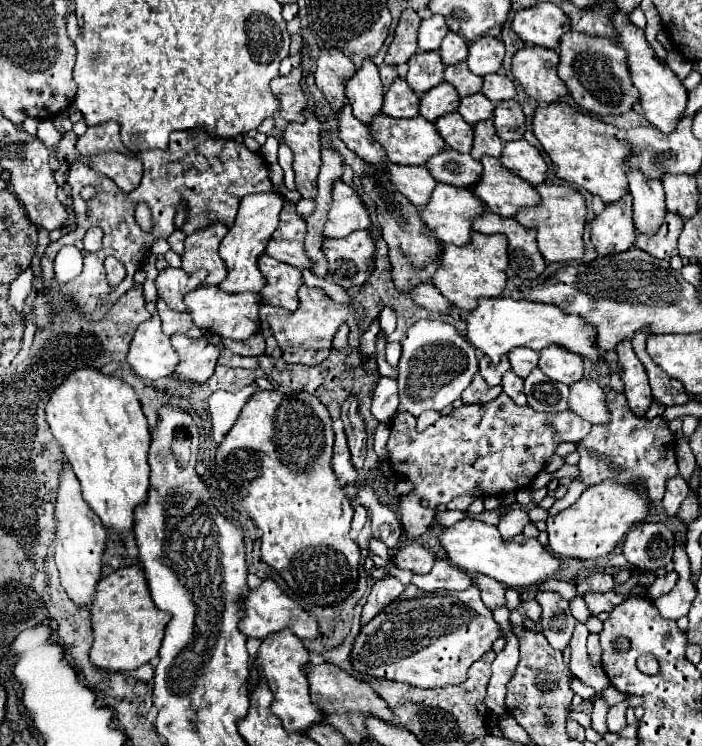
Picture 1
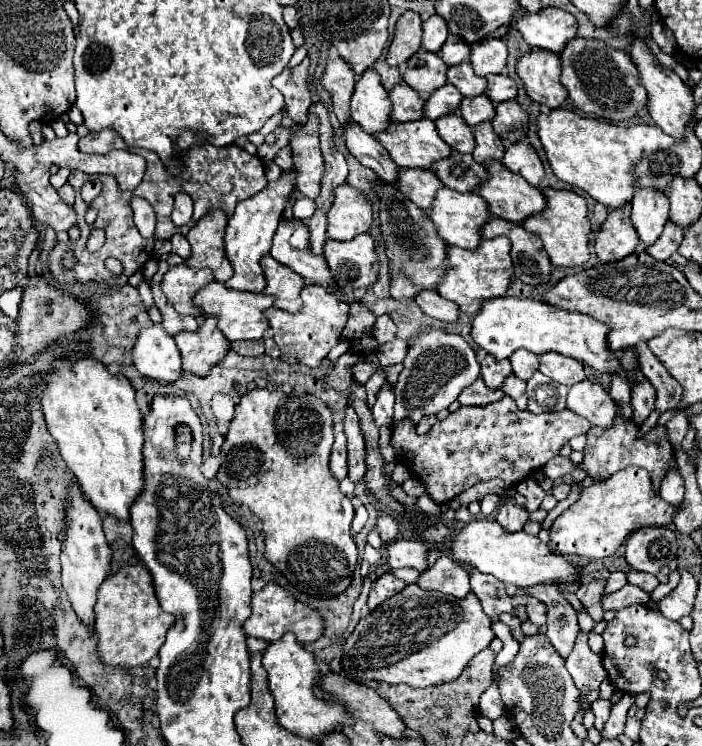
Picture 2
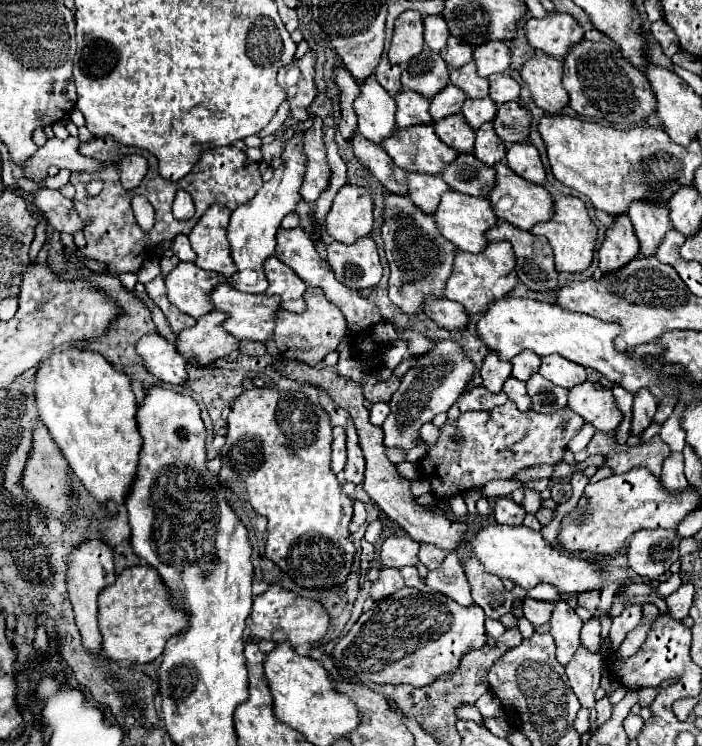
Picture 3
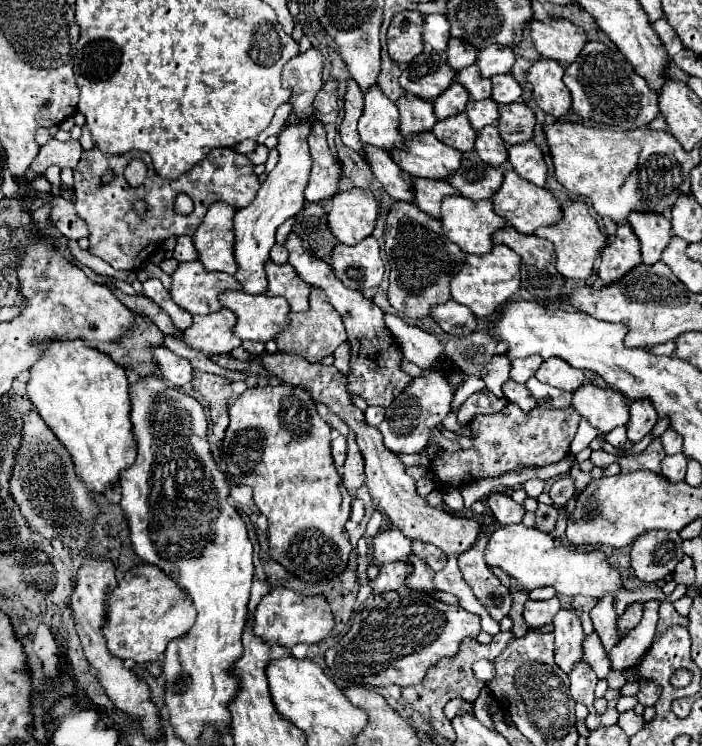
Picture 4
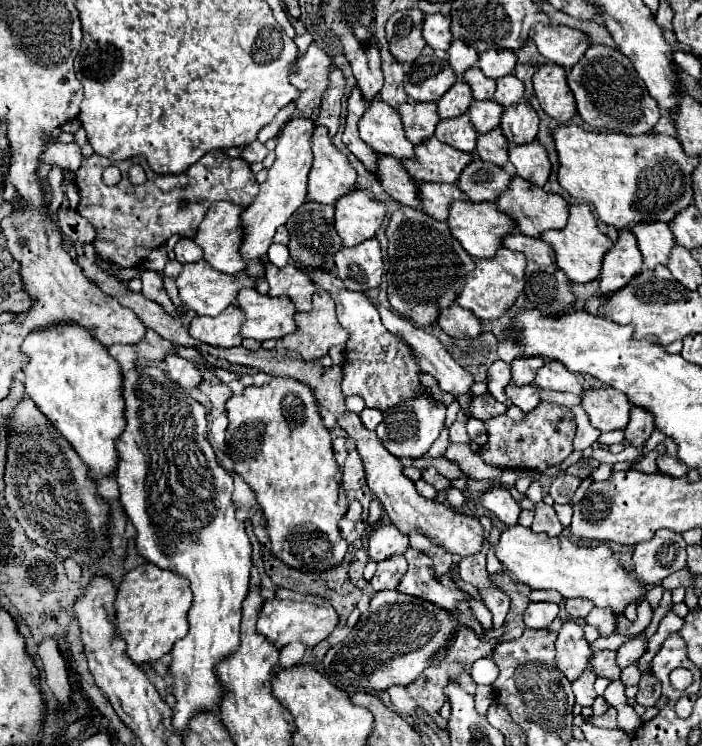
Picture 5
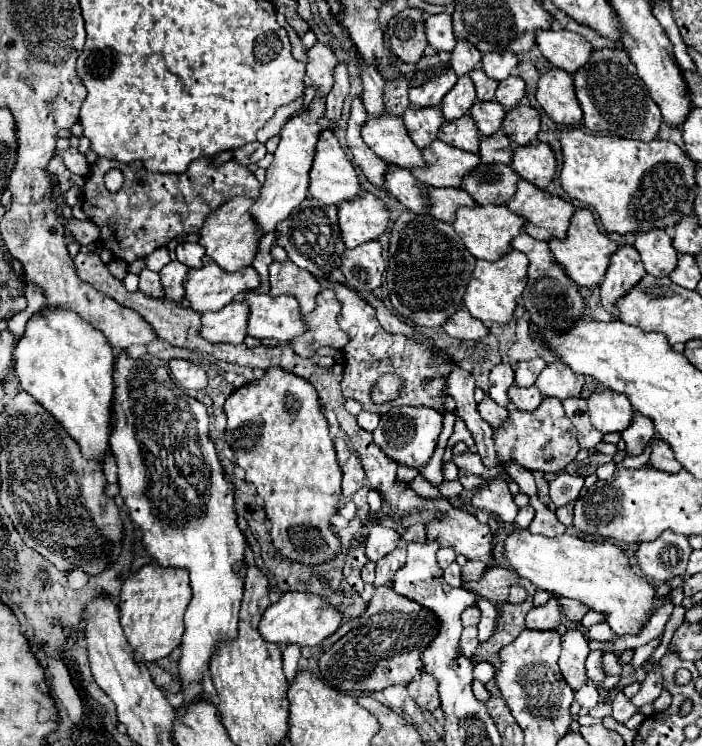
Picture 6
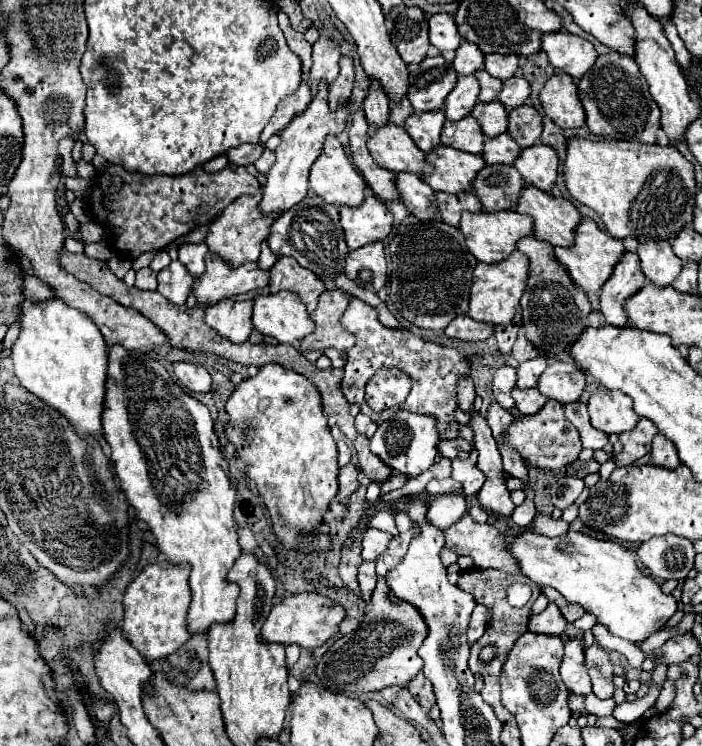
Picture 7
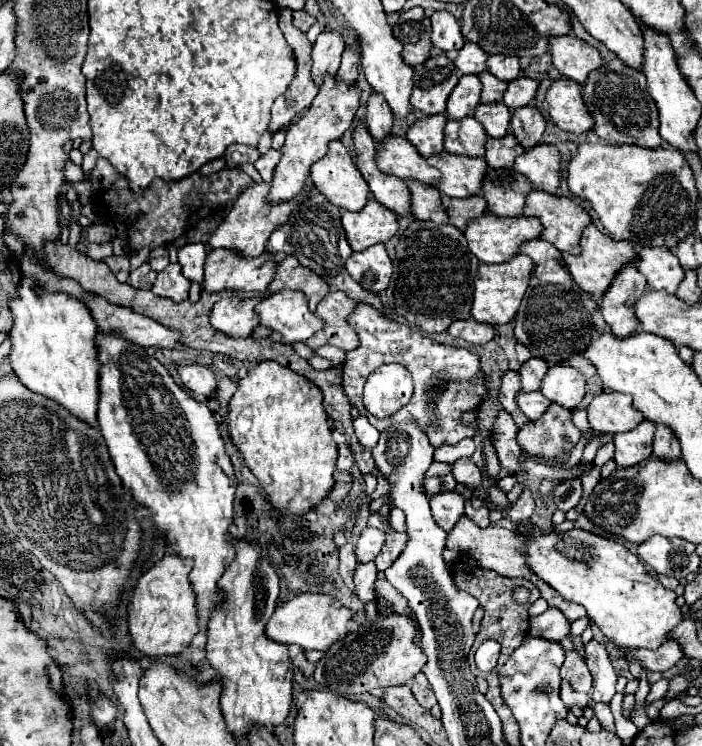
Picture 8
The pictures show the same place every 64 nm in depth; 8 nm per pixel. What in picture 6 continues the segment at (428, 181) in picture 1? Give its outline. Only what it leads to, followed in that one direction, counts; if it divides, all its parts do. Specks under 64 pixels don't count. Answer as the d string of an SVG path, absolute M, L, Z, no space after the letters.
M428 186L428 196L430 196L430 216L452 222L454 220L454 210L458 206L474 206L476 202L470 198L468 192L462 188L432 188Z

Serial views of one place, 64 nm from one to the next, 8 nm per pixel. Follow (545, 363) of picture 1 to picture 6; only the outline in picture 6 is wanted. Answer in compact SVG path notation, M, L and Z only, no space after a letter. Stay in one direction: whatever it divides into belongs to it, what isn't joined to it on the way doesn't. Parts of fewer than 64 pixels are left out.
M564 362L548 364L536 378L536 388L544 392L544 396L554 396L560 400L570 396L580 396L582 386L584 386L584 376L568 370Z

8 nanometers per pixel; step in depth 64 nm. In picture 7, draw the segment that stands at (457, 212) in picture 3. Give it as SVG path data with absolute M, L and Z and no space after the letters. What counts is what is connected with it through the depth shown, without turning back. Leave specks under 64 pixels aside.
M498 210L498 212L462 212L458 230L464 234L468 250L476 256L478 262L494 264L498 260L508 258L516 250L516 242L524 236L532 234L530 216L522 216L514 210Z

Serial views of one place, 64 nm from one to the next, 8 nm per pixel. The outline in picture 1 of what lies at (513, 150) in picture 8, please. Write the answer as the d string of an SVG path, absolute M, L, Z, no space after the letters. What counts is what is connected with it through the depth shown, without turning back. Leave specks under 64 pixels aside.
M482 120L474 124L474 146L470 156L480 160L482 154L490 154L496 158L502 154L502 140L496 136L492 120Z

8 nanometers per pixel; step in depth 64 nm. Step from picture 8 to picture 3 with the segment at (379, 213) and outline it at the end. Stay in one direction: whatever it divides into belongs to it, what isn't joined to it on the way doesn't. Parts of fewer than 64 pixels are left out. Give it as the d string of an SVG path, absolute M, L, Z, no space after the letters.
M342 186L334 198L334 204L332 204L332 210L326 214L326 234L338 242L344 242L344 244L352 244L356 242L358 238L362 236L368 236L370 230L372 230L372 224L374 224L374 218L372 218L372 210L374 210L374 202L372 202L372 196L360 188L360 186Z

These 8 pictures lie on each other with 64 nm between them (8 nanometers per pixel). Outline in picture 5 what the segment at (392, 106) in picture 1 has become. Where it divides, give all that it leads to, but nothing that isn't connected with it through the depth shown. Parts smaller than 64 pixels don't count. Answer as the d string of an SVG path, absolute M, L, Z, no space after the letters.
M408 100L408 102L400 104L398 112L402 116L406 138L410 138L412 144L418 144L418 142L430 138L434 134L436 124L440 122L434 102Z

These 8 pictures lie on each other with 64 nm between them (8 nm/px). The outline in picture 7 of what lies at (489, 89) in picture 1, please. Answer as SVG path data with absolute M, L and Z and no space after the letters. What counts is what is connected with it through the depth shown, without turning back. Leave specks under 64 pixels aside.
M512 76L510 80L504 82L498 100L506 108L516 108L516 106L522 106L528 96L530 96L530 84L522 76Z

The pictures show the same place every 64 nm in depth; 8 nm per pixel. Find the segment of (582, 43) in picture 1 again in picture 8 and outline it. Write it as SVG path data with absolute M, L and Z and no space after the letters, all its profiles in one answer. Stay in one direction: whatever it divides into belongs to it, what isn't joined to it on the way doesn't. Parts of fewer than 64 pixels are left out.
M618 58L592 70L582 84L582 100L594 118L594 132L608 144L638 144L644 148L658 148L662 138L658 134L658 108L646 90L646 78Z

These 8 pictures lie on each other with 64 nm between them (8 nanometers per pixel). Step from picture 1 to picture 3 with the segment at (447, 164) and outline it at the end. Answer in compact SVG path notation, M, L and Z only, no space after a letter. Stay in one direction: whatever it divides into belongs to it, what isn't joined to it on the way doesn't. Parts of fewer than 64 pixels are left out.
M458 154L458 158L442 170L442 180L456 192L486 196L490 186L494 186L494 170L478 162L474 154Z

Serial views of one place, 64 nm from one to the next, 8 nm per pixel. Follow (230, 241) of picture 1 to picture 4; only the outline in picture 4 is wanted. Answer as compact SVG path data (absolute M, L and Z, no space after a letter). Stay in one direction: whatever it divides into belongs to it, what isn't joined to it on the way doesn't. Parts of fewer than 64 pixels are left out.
M288 124L280 136L276 150L280 152L280 160L276 168L268 174L266 182L262 182L260 190L256 192L256 198L246 208L236 210L234 216L234 256L238 262L238 272L234 278L240 282L242 290L248 294L262 294L268 288L264 264L270 258L270 250L276 244L276 230L278 226L290 218L296 216L304 206L304 188L308 182L308 174L312 168L312 158L308 152L306 138L310 134L310 126L300 124Z

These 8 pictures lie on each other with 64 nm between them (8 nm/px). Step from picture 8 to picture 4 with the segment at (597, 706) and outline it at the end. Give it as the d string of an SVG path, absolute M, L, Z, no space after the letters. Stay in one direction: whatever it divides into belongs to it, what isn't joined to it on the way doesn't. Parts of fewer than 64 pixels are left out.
M586 660L576 662L572 672L568 674L570 678L570 692L572 698L584 706L592 706L595 700L595 688L598 684L598 676L592 670L592 666Z

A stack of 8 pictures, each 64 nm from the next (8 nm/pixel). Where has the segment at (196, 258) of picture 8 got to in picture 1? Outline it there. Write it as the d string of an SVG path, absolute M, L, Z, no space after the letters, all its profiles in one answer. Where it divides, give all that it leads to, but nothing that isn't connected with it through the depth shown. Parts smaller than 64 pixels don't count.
M174 230L172 236L168 238L170 248L172 248L176 254L182 254L182 252L184 252L184 238L186 238L186 234L184 234L182 230Z

